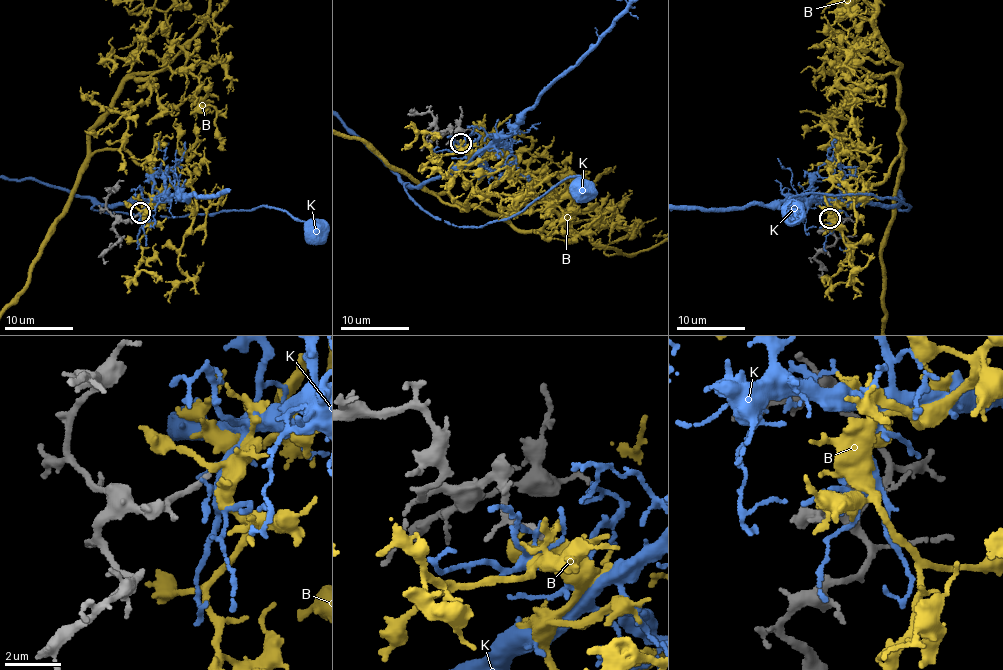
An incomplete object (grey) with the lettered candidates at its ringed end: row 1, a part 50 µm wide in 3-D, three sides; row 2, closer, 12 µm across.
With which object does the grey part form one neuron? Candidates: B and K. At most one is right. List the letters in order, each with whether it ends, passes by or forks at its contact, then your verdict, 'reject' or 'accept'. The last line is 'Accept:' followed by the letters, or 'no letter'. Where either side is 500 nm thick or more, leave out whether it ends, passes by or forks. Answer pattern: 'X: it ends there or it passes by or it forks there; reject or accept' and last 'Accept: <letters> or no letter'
B: it passes by; accept
K: it passes by; reject
Accept: B

